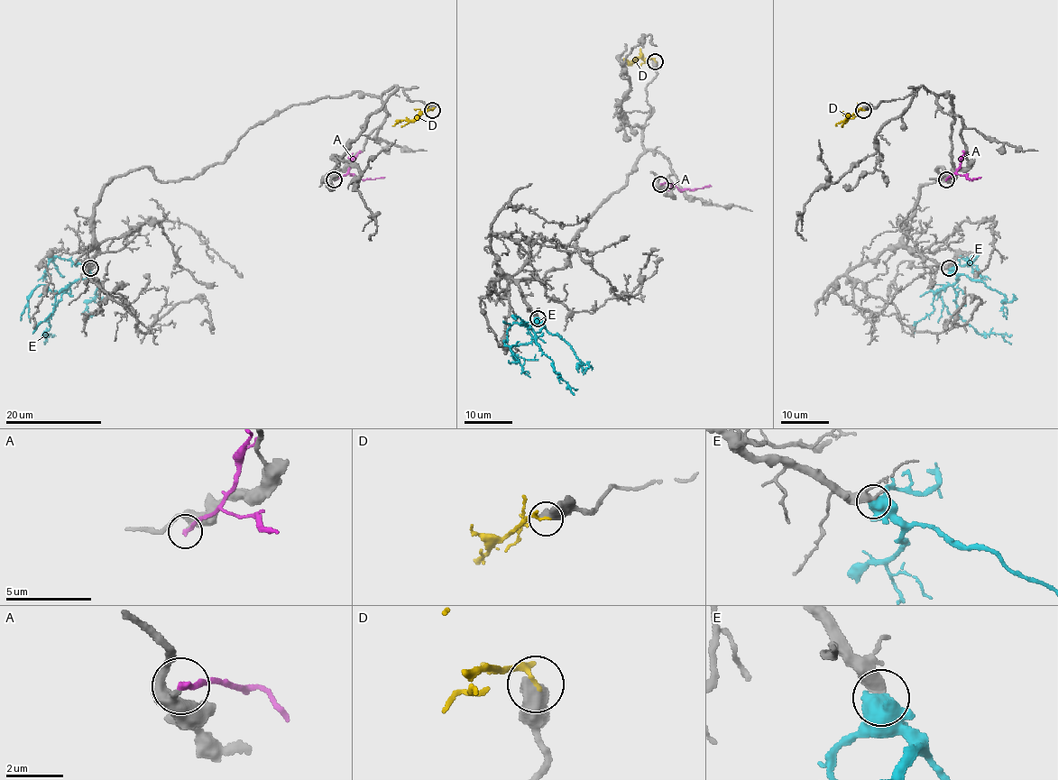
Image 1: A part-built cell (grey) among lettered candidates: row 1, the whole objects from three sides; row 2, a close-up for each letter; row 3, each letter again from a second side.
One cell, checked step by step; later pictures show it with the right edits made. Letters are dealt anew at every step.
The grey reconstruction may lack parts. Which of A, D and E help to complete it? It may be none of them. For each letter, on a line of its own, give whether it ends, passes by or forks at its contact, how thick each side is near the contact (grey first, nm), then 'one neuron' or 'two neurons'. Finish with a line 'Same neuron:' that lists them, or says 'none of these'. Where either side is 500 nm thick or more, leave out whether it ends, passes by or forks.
A: it ends; calibres 360 and 200 nm; two neurons
D: calibres 650 and 220 nm; two neurons
E: calibres 360 and 500 nm; two neurons
Same neuron: none of these

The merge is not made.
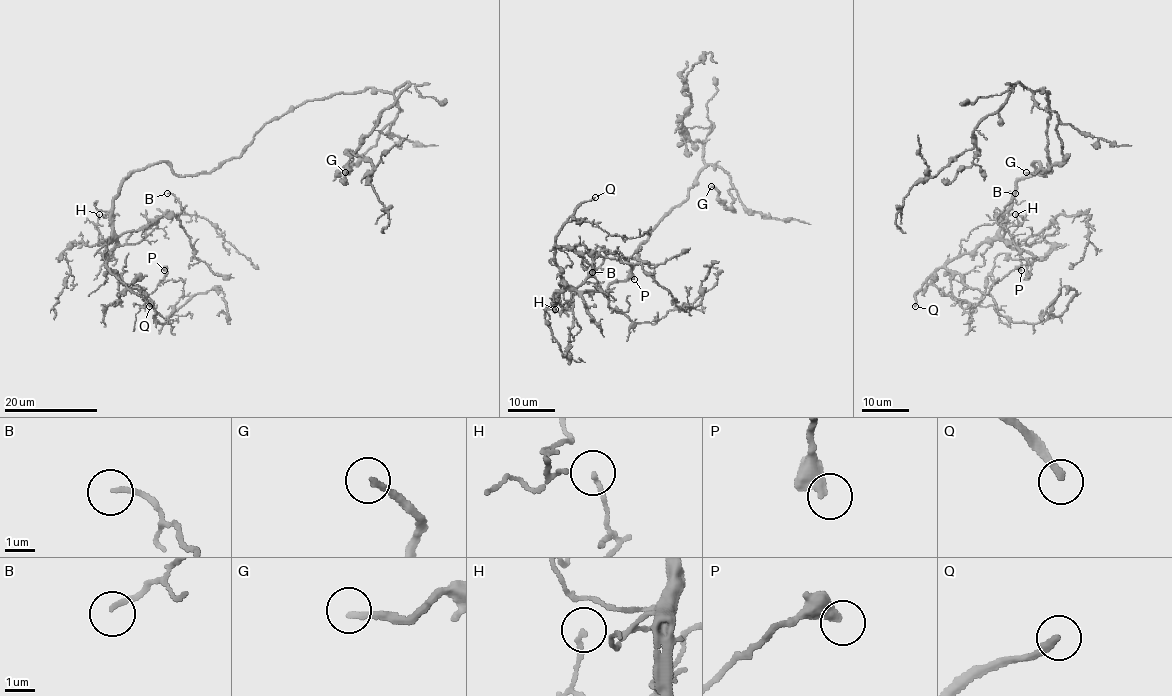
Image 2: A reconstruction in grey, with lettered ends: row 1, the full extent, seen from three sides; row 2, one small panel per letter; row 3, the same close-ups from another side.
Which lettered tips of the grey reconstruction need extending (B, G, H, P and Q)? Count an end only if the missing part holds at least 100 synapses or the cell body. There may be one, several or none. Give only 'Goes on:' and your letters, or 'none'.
Goes on: Q

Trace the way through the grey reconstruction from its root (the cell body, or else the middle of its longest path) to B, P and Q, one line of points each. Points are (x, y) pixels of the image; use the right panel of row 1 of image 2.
B: (1047, 173), (1032, 162), (1035, 172), (1017, 183), (1001, 235), (1004, 220), (995, 215), (1015, 193)
P: (1047, 173), (1032, 162), (1035, 172), (1018, 182), (998, 233), (946, 266), (986, 294), (1013, 270), (1021, 270)
Q: (1047, 173), (1032, 162), (1035, 172), (1018, 182), (998, 233), (936, 268), (917, 290), (915, 306)

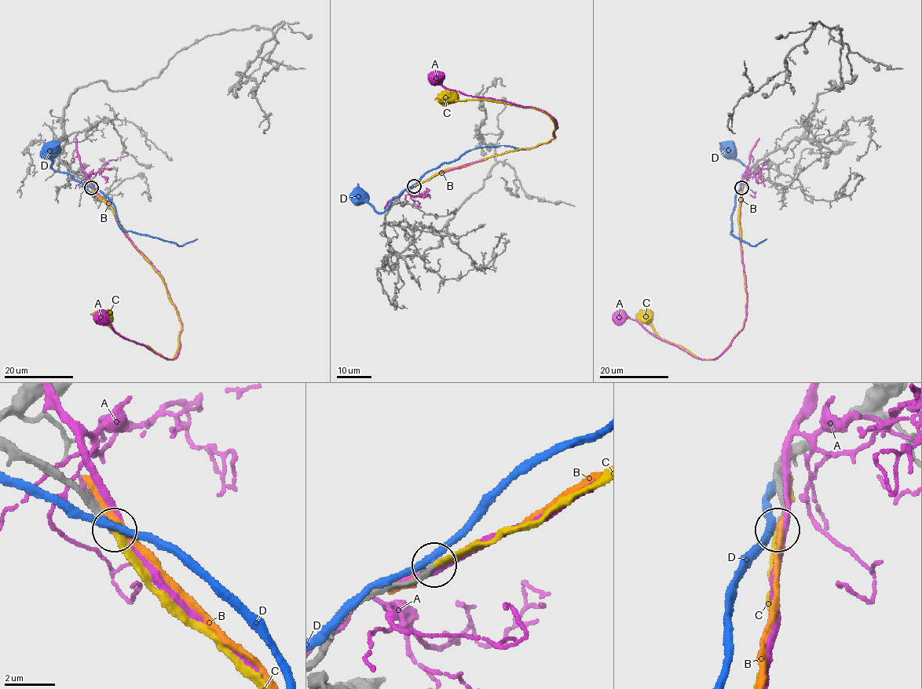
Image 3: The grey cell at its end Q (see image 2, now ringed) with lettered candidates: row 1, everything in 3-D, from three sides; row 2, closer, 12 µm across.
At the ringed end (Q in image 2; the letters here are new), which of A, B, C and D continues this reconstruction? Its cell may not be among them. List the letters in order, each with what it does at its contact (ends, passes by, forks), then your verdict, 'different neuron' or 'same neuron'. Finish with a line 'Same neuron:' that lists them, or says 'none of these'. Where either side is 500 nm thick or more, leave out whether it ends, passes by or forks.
A: it passes by; different neuron
B: it passes by; different neuron
C: it ends there; same neuron
D: it passes by; different neuron
Same neuron: C

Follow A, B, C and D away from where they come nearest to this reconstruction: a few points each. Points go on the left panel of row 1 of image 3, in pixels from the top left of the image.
A: (91, 187), (162, 279), (181, 322), (176, 357), (168, 360), (124, 338), (102, 318)
B: (89, 184), (113, 209), (118, 224), (126, 237)
C: (91, 187), (163, 282), (181, 323), (174, 357), (166, 359), (124, 339), (108, 323), (110, 316), (105, 315)
D: (90, 187), (69, 174), (53, 170), (51, 165), (53, 150)

